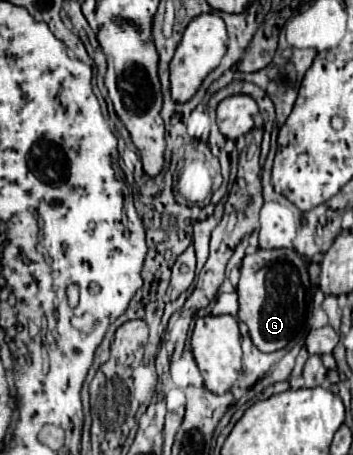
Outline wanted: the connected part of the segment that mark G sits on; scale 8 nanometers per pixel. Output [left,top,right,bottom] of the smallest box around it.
[238,248,312,352]

